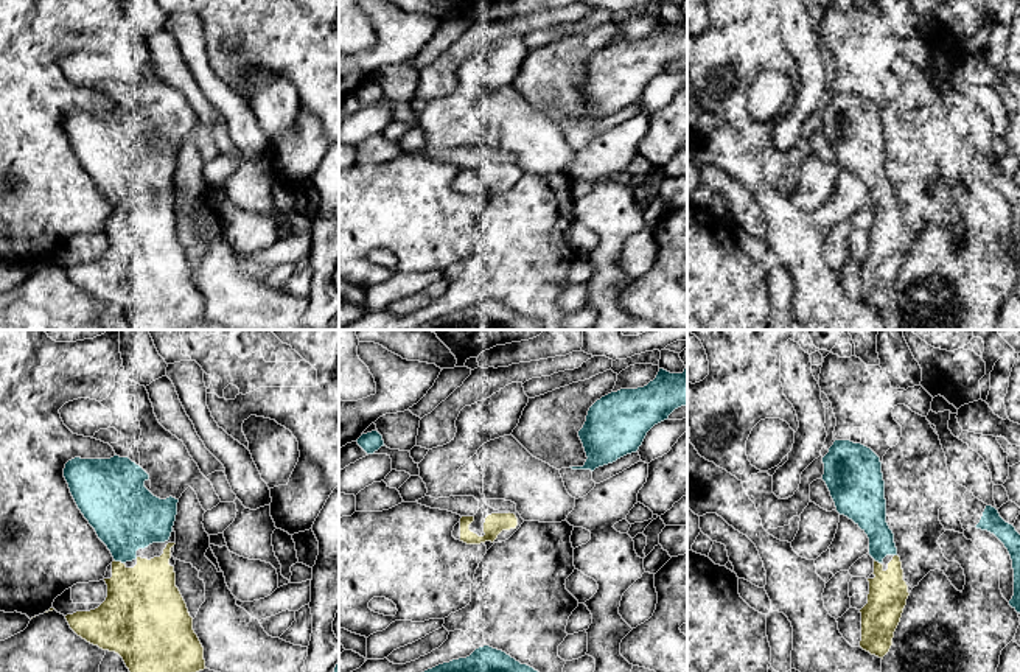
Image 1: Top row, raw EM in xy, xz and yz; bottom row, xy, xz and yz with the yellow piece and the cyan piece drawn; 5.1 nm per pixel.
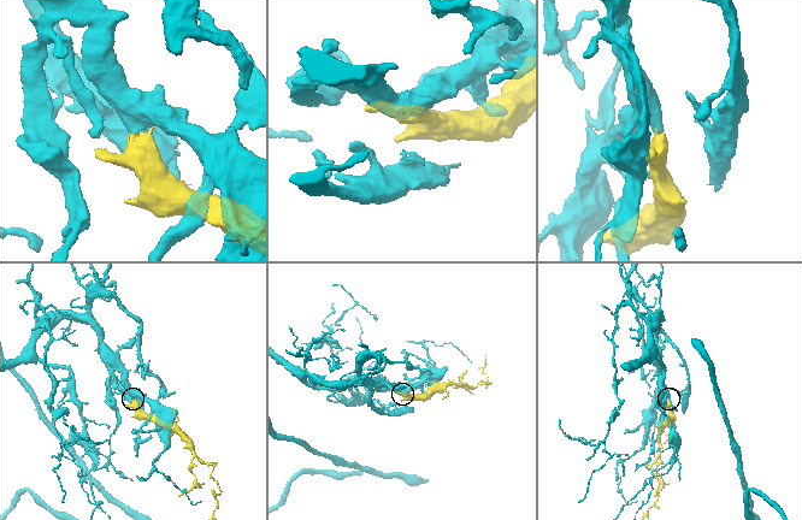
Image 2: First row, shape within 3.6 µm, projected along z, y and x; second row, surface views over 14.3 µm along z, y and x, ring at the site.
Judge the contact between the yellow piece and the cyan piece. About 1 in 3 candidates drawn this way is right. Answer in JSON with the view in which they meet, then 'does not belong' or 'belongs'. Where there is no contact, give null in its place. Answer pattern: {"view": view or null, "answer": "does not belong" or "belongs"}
{"view": "xy", "answer": "belongs"}

